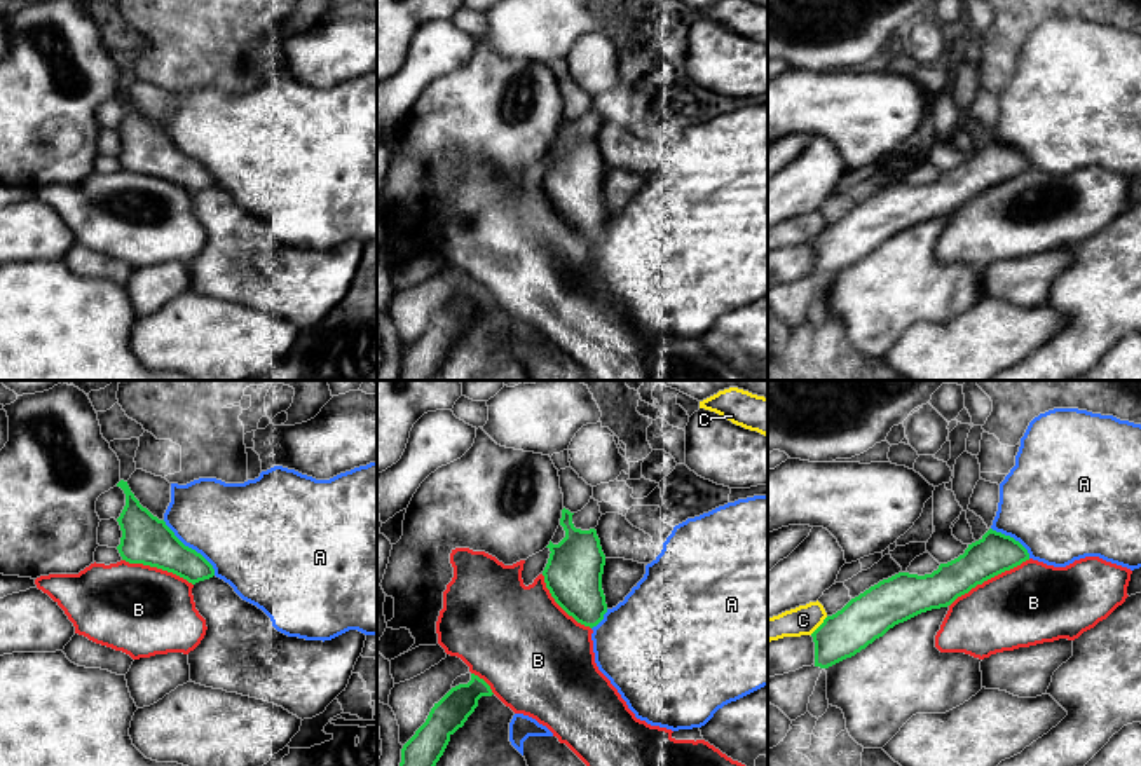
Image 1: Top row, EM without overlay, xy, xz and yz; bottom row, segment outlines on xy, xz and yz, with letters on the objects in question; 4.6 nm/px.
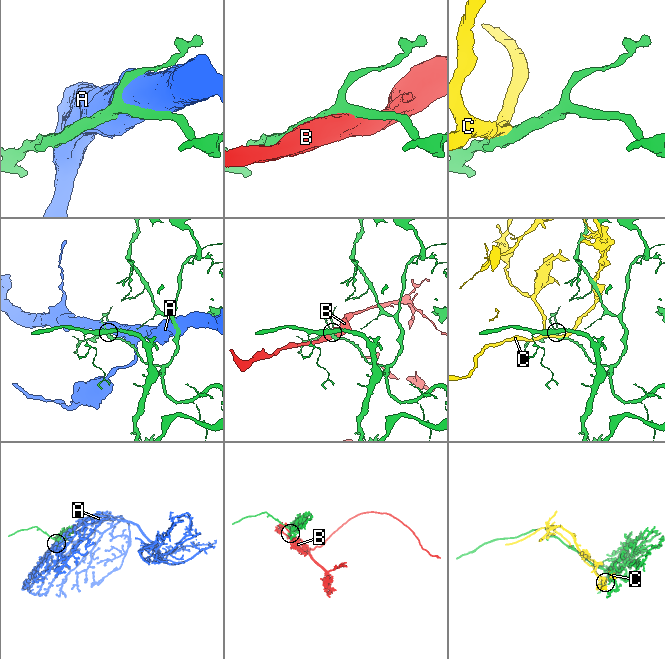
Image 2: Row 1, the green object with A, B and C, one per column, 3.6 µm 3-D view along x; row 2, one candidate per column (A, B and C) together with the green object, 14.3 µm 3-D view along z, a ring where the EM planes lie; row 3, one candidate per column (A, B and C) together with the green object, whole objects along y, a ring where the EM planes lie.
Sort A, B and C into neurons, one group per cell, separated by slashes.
A / B / C

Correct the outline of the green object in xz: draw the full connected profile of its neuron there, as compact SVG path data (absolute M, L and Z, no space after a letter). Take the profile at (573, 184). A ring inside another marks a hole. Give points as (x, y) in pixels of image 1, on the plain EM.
M562 119L565 147L546 155L551 162L543 185L555 211L577 232L593 237L607 222L602 199L605 164L597 140L576 138L572 124Z

